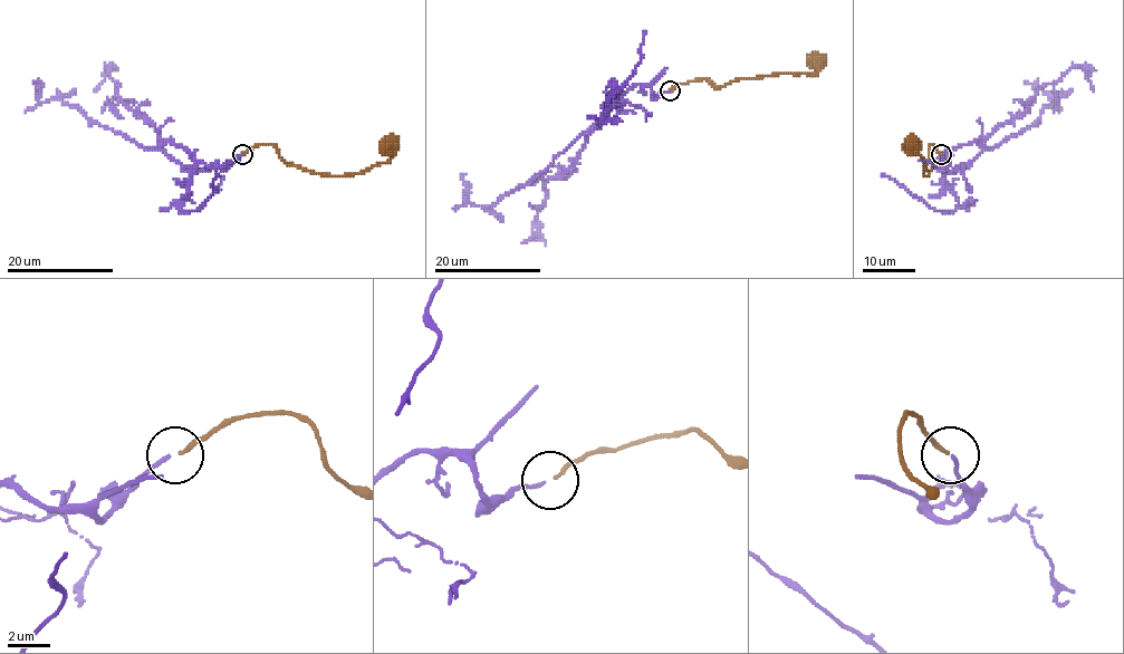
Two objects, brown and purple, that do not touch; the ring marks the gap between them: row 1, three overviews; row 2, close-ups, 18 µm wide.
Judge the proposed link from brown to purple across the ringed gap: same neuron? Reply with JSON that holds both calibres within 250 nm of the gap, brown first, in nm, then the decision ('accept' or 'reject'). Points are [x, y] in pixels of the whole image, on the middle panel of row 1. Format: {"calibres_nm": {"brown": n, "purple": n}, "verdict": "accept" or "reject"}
{"calibres_nm": {"brown": 200, "purple": 170}, "verdict": "accept"}

